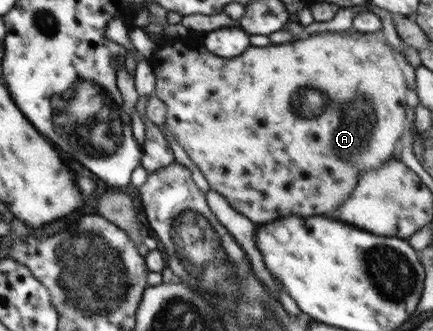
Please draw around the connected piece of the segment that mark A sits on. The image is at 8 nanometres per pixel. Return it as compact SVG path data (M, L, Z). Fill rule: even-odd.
M382 30L378 33L345 33L327 31L323 33L301 35L293 41L264 47L248 47L240 56L222 58L212 54L202 44L190 47L180 40L168 40L157 47L148 58L155 74L154 94L166 104L166 126L175 136L188 158L198 166L210 189L219 192L237 210L256 225L270 223L287 216L333 216L338 207L358 184L359 176L370 169L381 167L393 156L394 144L404 134L406 122L406 88L405 76L398 62L392 55L390 47L384 45Z

